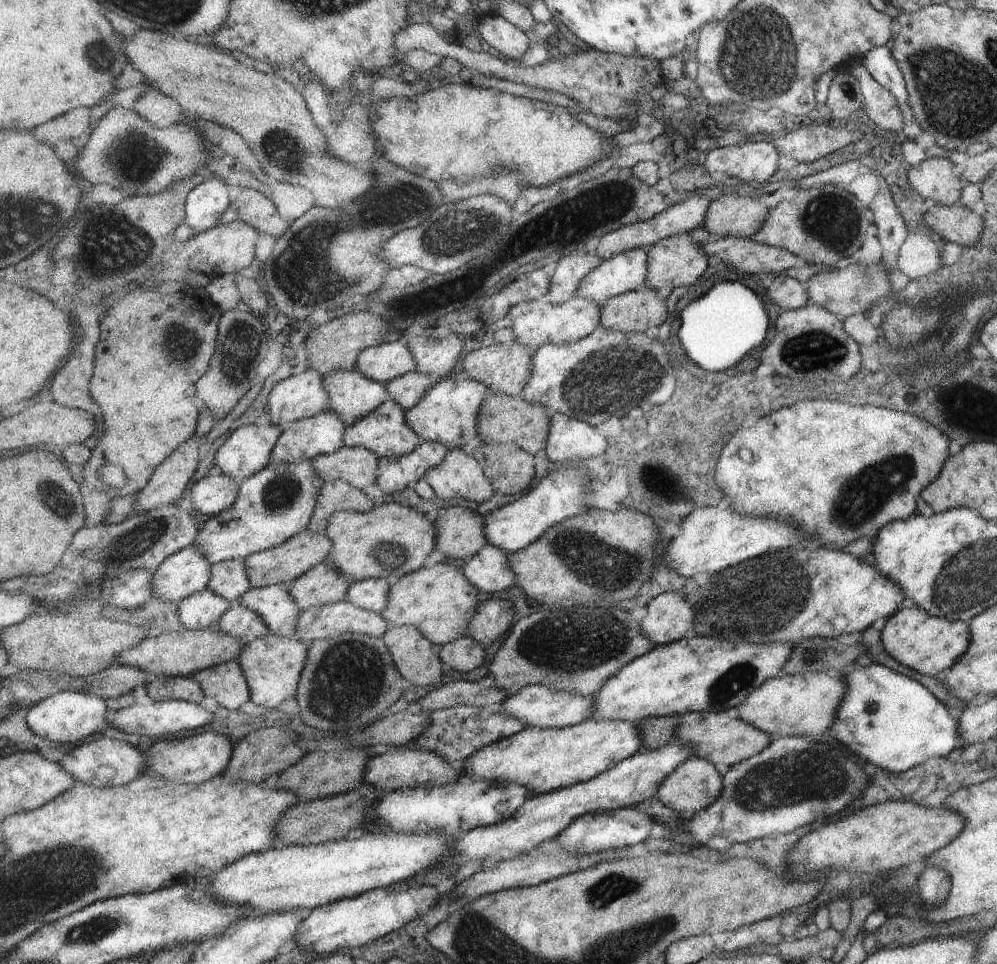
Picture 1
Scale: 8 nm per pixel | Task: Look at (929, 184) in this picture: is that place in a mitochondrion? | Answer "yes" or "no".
no

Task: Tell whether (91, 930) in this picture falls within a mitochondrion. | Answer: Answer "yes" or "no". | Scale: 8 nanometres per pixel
yes

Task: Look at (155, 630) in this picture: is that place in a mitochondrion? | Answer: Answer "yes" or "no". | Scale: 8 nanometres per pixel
no

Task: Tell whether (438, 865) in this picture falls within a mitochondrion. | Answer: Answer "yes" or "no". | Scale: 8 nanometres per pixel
no

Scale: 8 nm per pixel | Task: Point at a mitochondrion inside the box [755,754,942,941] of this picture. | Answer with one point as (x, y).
(804, 855)

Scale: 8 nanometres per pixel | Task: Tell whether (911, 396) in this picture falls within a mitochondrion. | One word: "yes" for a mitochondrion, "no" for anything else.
no

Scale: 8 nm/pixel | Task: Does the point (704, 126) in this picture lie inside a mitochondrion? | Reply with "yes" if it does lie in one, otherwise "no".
no

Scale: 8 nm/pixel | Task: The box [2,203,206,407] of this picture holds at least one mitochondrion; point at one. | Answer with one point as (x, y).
(109, 243)

